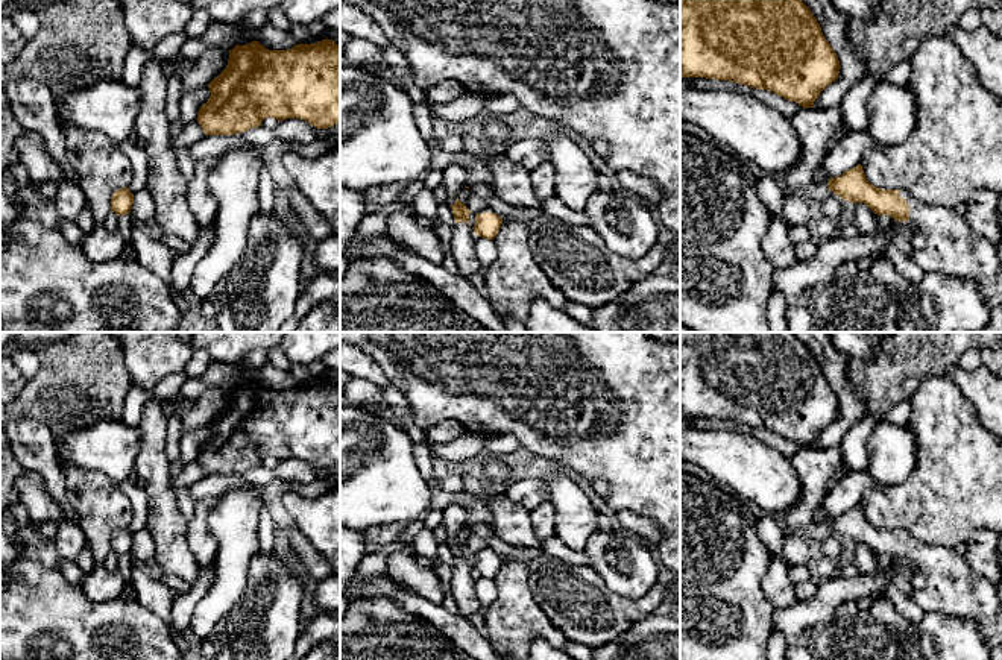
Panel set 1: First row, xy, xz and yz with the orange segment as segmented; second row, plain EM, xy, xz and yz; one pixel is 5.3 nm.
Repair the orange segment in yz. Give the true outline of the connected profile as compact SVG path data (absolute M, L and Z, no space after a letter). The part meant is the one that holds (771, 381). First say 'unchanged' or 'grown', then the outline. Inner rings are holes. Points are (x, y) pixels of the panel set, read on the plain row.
unchanged; M680 332L680 417L729 420L814 448L820 432L835 422L840 401L817 358L796 332Z

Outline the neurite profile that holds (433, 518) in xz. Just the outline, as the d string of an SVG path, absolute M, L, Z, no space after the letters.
M430 508L424 514L424 526L434 531L443 525L443 510L442 508Z

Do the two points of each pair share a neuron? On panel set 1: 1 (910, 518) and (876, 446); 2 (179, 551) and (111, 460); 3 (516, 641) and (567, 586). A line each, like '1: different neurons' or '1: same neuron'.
1: different neurons
2: different neurons
3: different neurons

